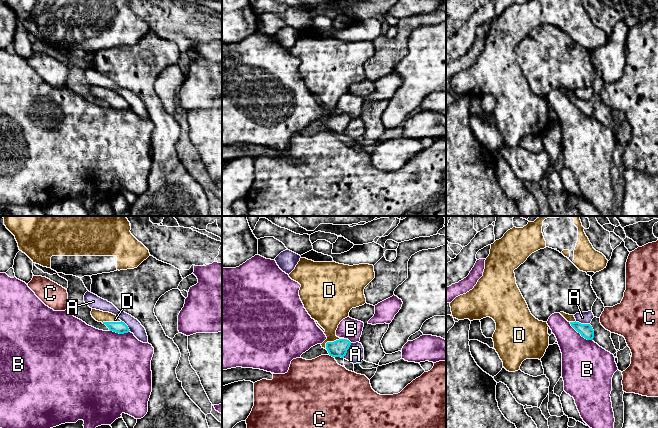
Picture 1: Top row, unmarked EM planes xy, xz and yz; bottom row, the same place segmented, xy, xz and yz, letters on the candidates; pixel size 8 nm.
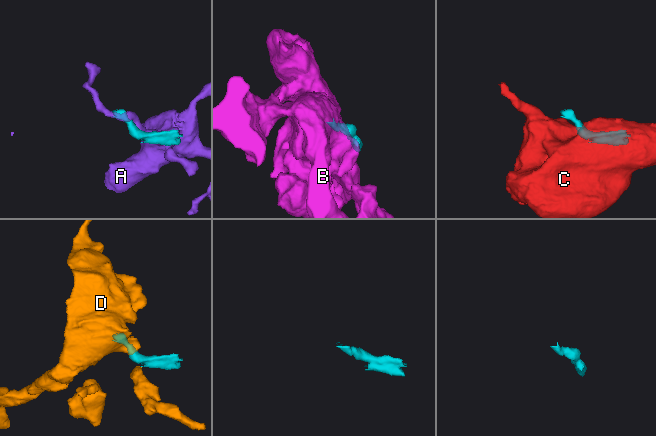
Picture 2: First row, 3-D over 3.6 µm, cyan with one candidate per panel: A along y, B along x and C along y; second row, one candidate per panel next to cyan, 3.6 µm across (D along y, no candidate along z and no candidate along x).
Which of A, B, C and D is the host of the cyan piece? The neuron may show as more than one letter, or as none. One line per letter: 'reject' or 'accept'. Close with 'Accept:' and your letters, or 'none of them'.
A: reject
B: reject
C: reject
D: accept
Accept: D

